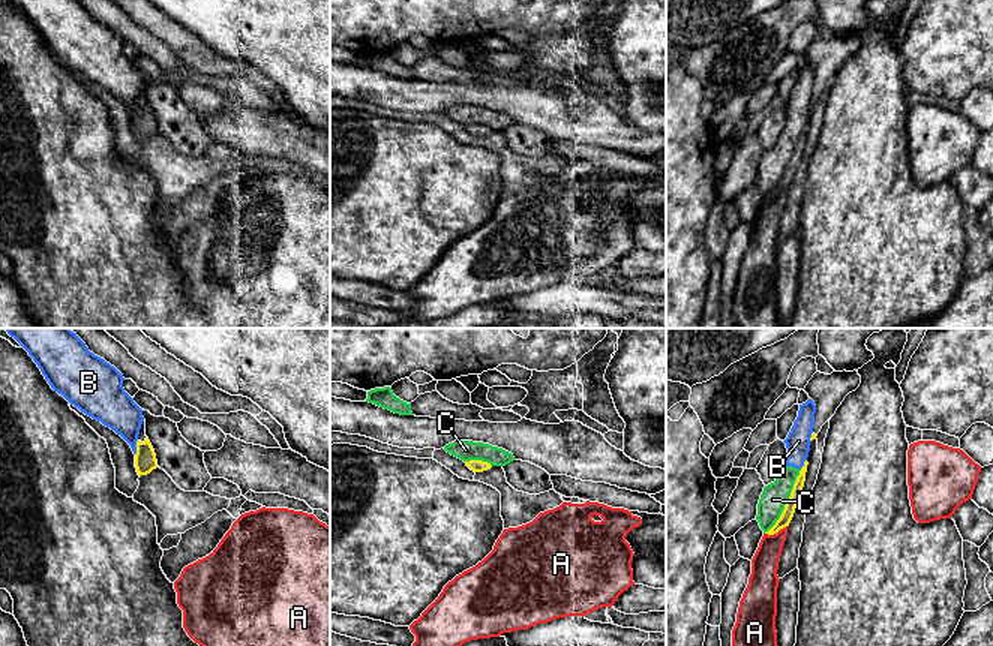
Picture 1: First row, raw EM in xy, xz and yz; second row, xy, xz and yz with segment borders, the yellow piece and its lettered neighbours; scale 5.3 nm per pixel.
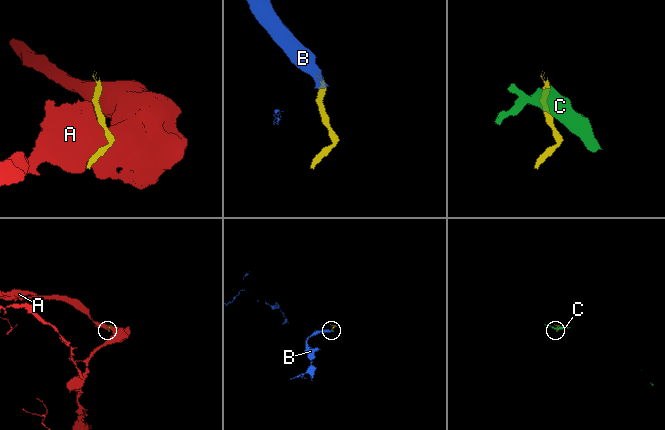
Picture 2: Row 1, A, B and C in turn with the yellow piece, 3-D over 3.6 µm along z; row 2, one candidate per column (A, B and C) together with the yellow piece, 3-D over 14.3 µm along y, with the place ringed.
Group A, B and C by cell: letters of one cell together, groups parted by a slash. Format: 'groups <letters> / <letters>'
groups A / B C

